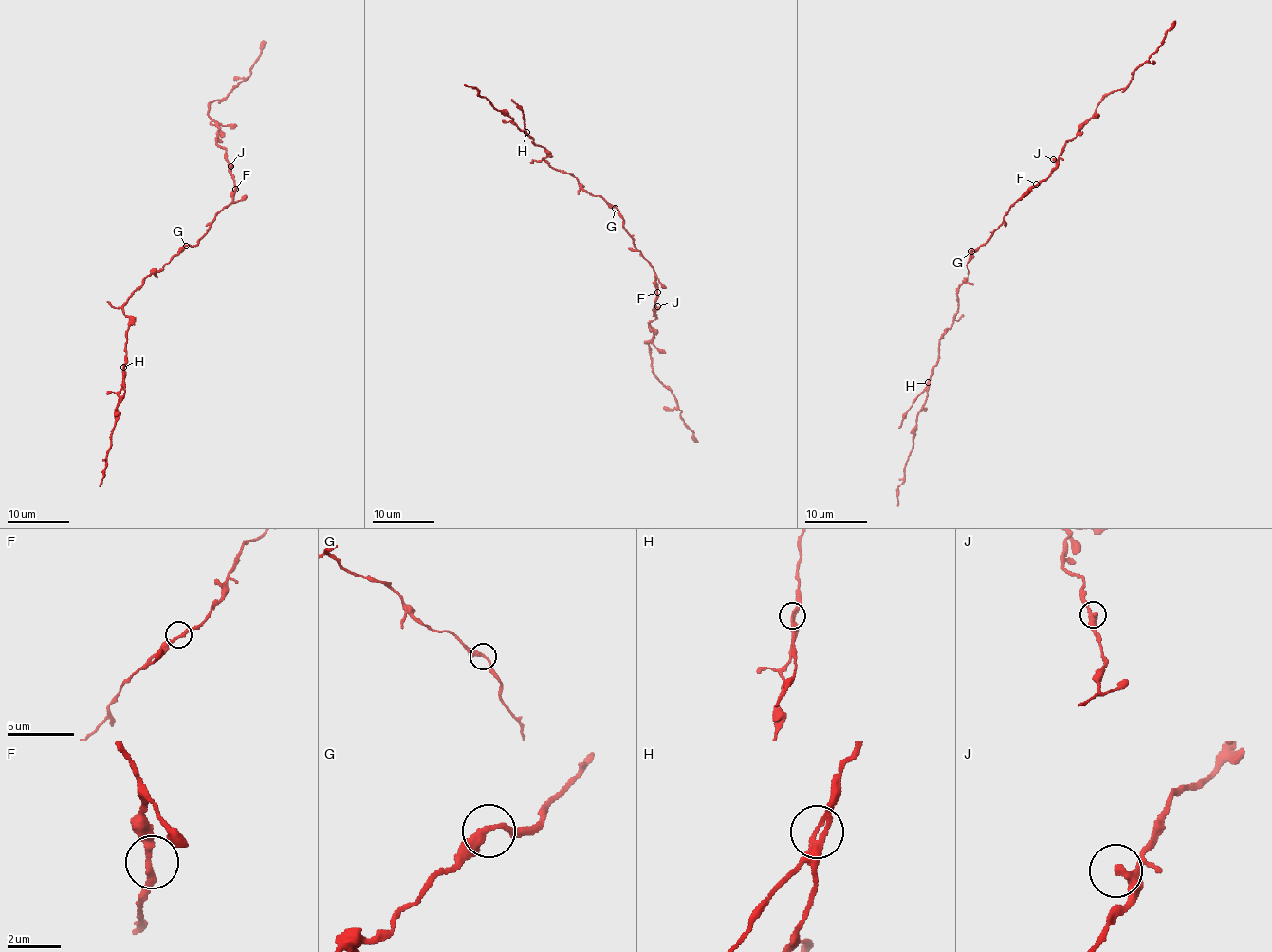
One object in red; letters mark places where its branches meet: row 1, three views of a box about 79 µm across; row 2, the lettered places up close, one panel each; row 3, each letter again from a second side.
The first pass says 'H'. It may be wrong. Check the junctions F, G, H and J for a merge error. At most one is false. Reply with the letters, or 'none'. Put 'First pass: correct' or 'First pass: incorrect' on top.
First pass: correct
H

